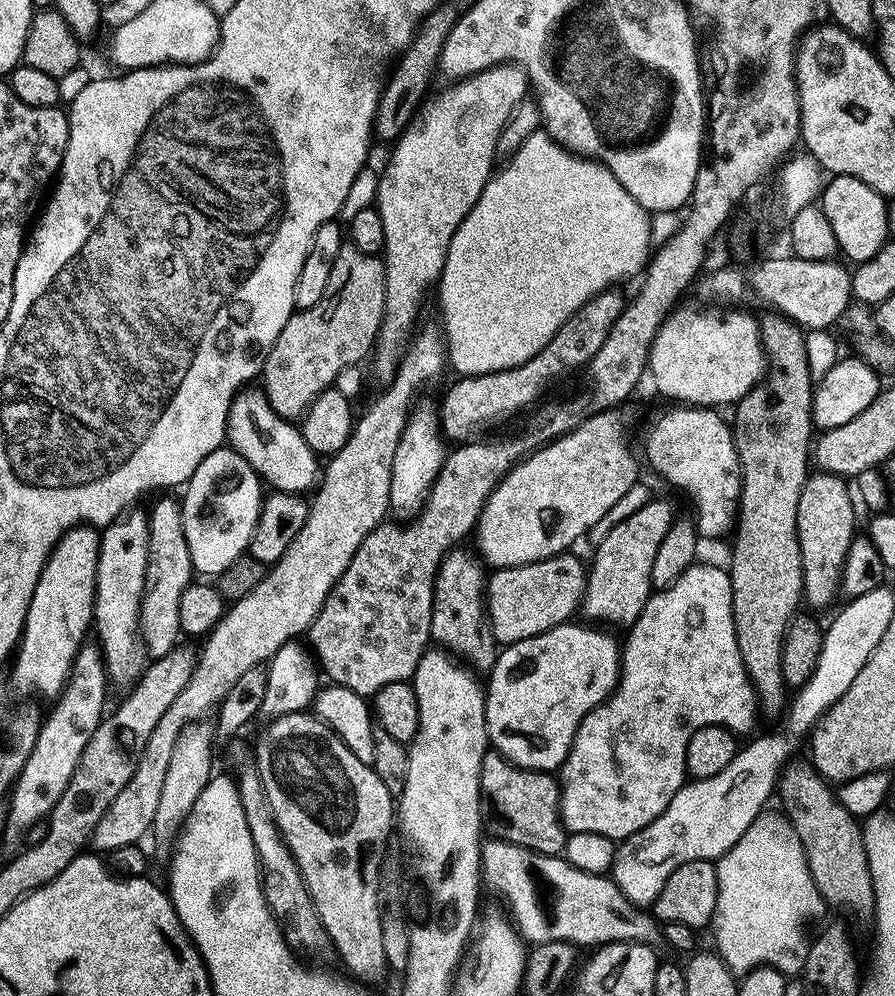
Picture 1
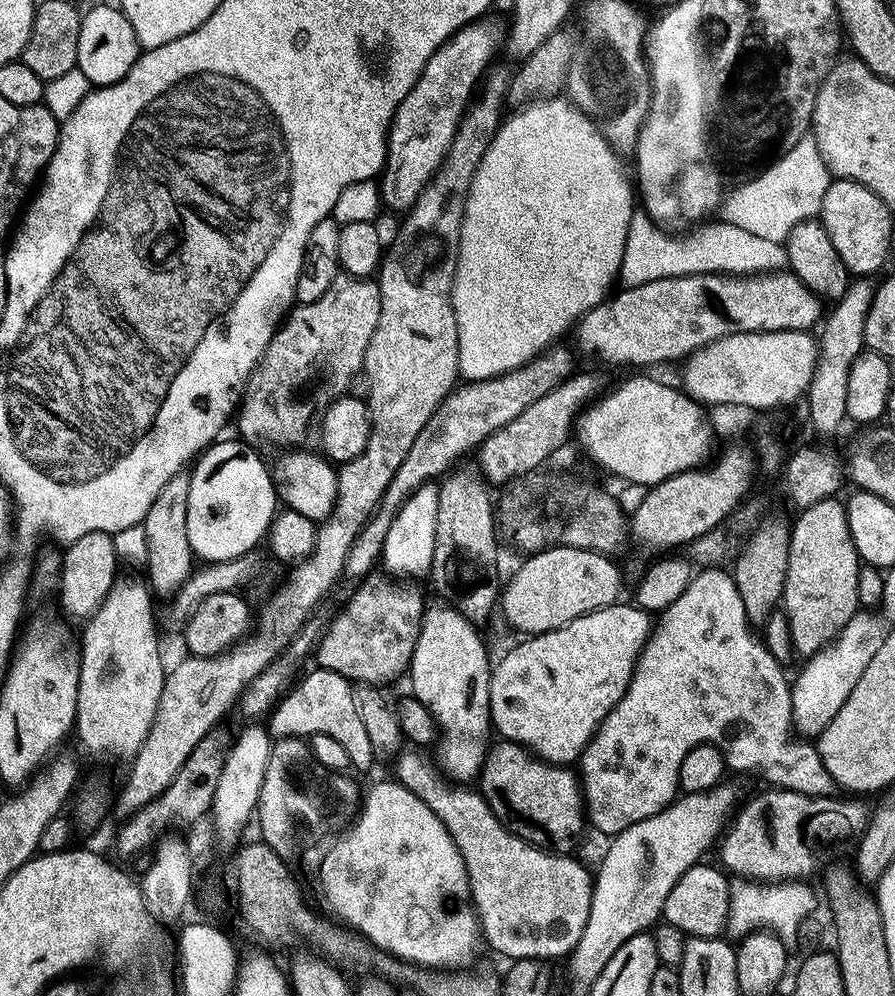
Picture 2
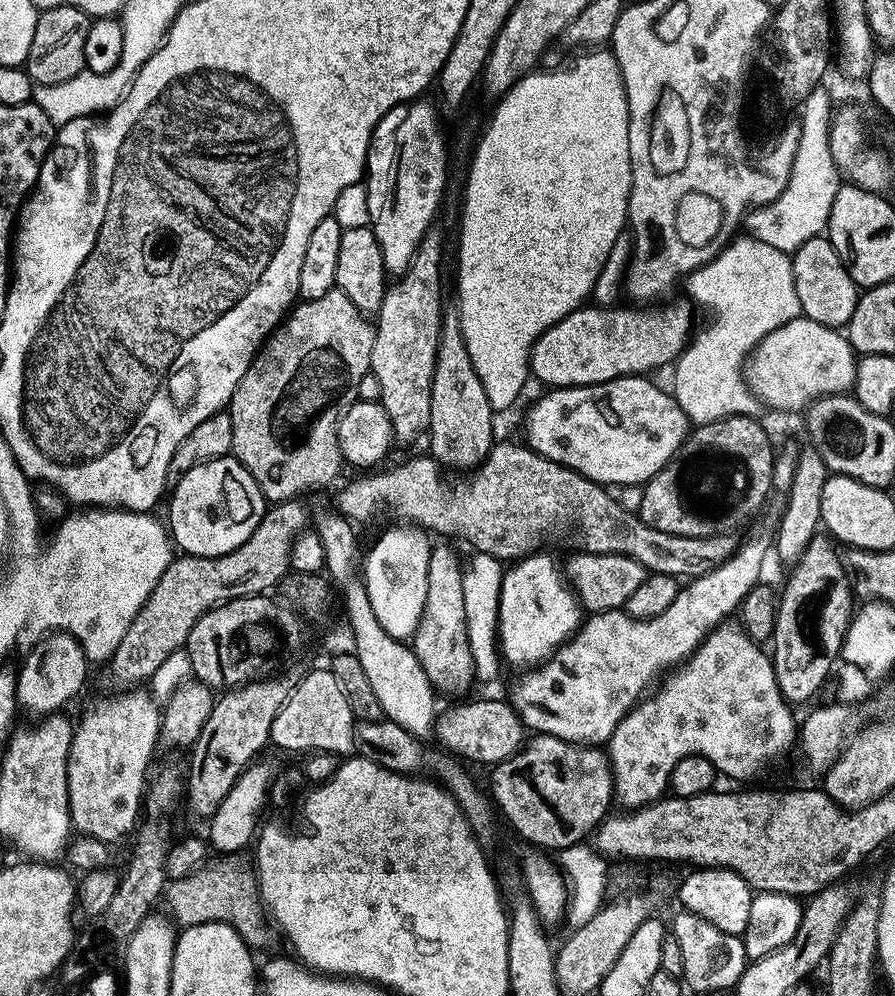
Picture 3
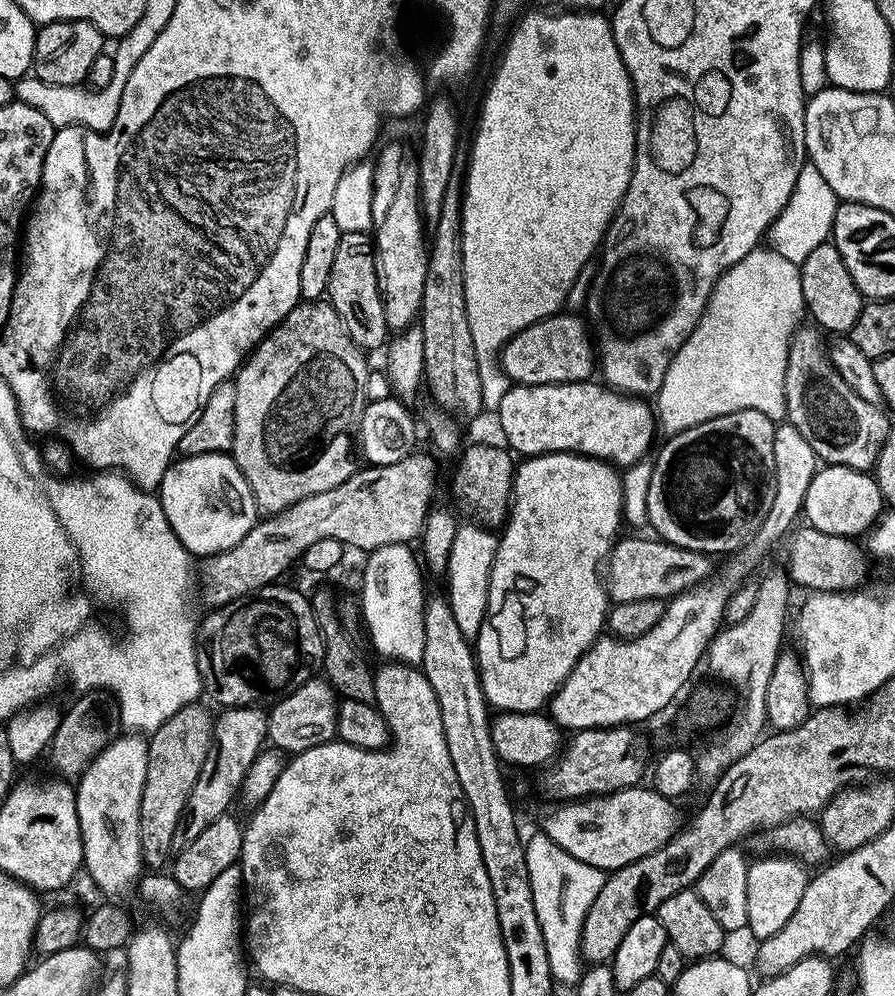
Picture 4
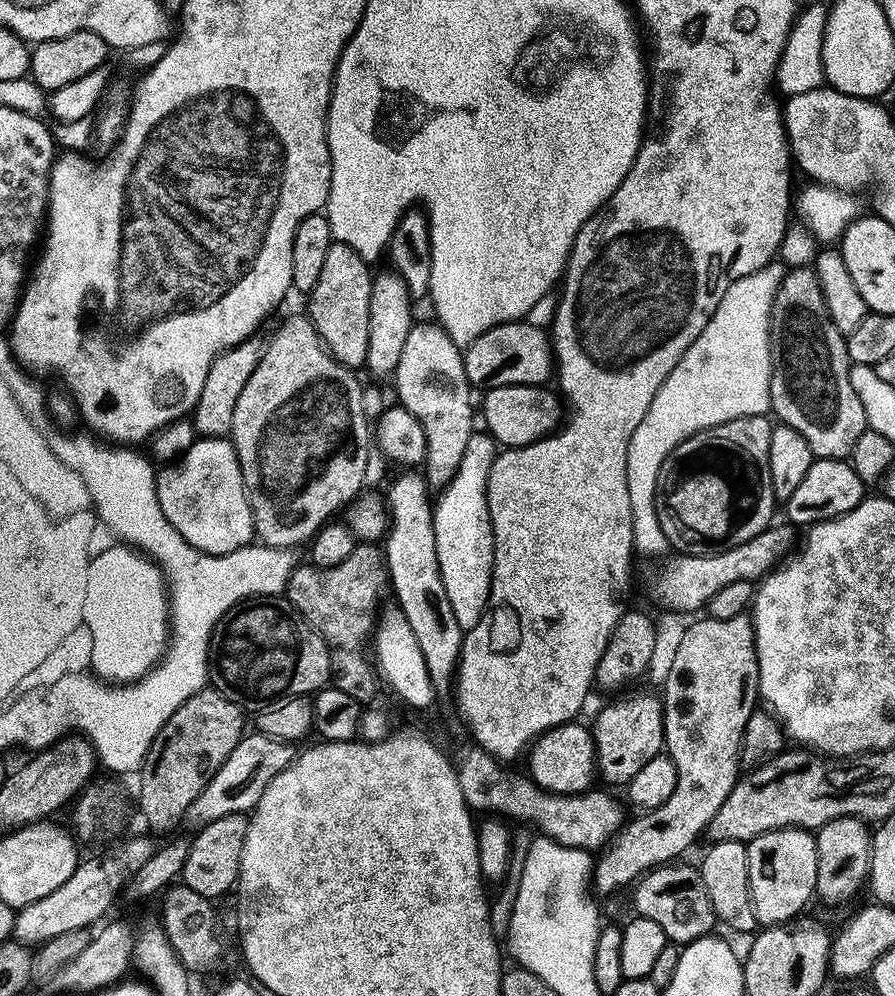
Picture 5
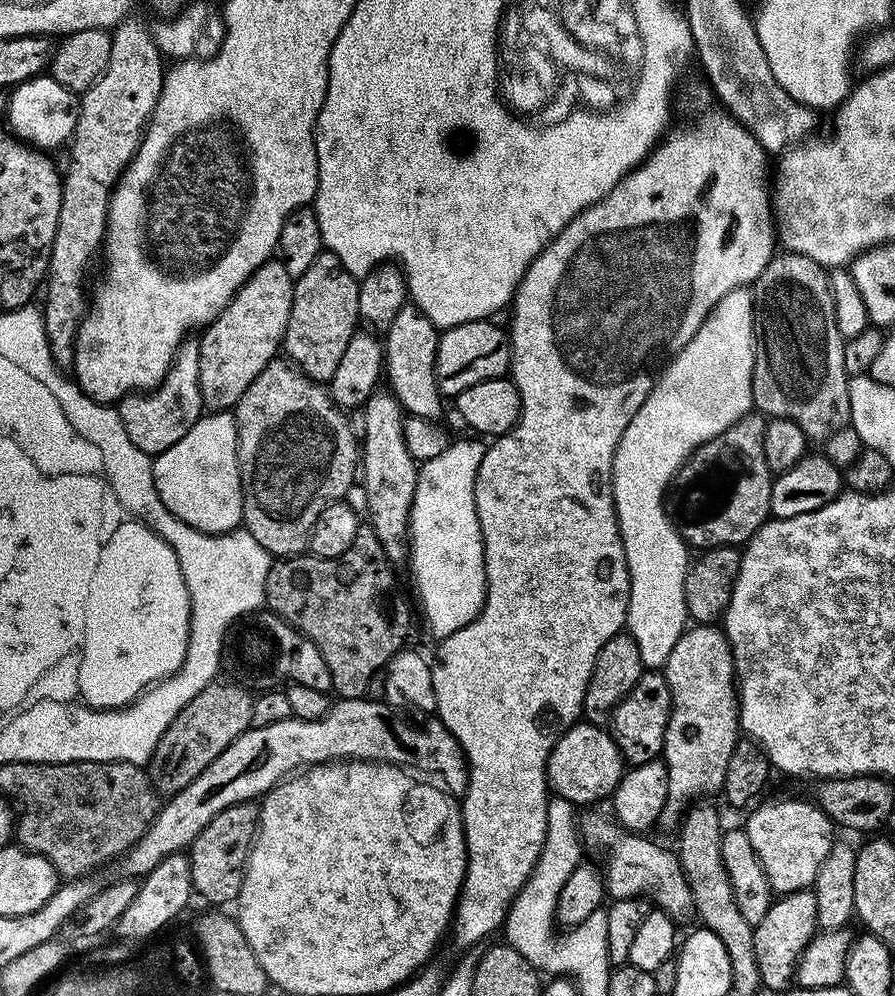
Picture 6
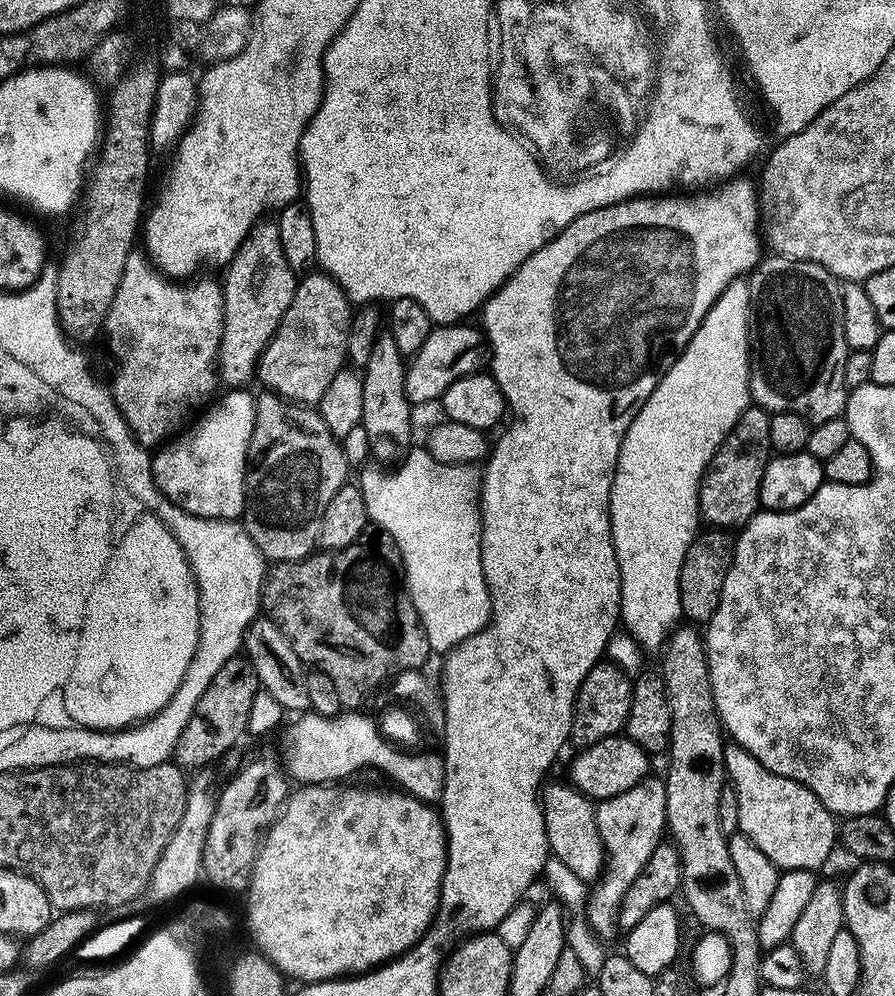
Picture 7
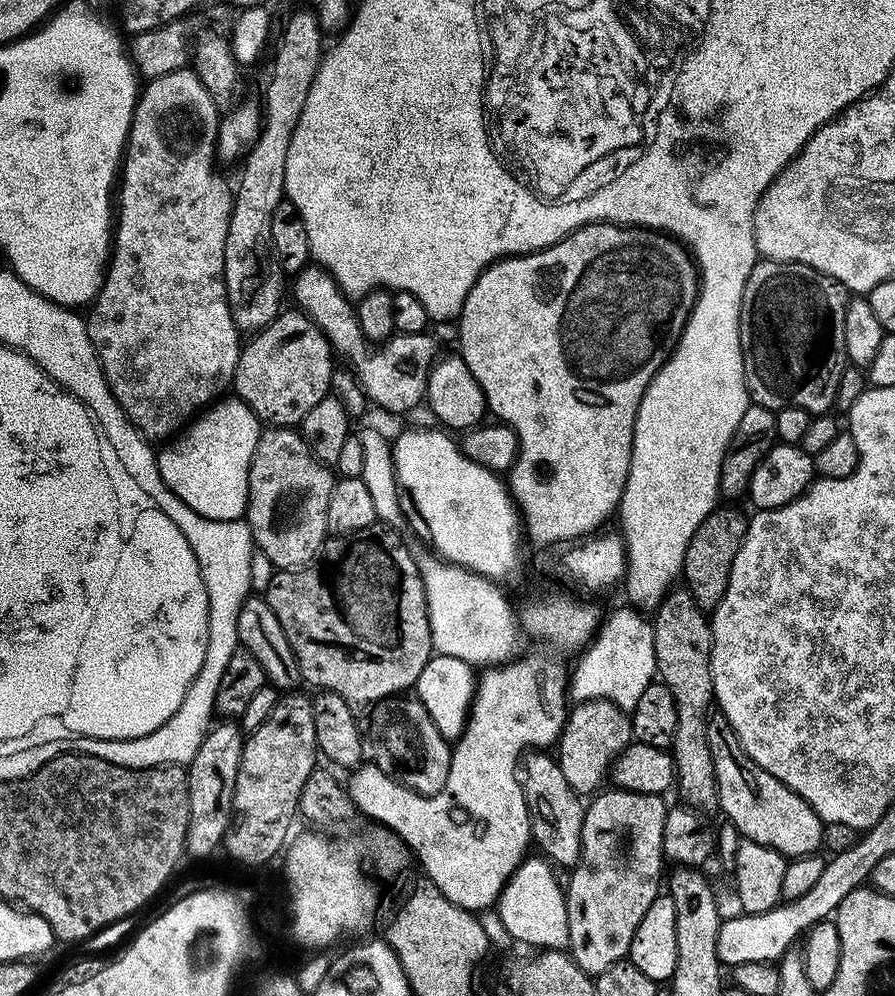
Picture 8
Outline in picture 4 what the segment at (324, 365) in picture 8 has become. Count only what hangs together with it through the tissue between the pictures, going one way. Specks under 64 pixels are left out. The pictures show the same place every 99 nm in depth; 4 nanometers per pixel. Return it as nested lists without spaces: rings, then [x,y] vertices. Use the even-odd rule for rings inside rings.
[[[341,232],[338,251],[334,257],[334,267],[330,270],[326,300],[339,314],[340,321],[348,331],[348,337],[361,350],[385,347],[390,336],[390,329],[386,322],[376,277],[374,240],[368,232]]]

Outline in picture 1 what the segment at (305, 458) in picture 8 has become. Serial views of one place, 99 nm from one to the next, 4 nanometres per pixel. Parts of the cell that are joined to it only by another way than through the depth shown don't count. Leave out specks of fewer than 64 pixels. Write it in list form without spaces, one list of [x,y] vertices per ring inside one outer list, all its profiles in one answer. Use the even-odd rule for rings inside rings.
[[[346,242],[338,250],[338,258],[334,258],[334,267],[330,270],[330,282],[326,282],[326,294],[322,294],[322,298],[318,298],[318,302],[314,306],[297,310],[292,313],[292,317],[286,322],[286,326],[282,326],[282,334],[278,334],[278,338],[274,342],[274,346],[270,350],[270,354],[264,359],[264,370],[262,373],[262,389],[266,398],[269,400],[270,406],[277,412],[284,420],[296,422],[305,415],[305,412],[318,400],[319,396],[323,394],[328,388],[335,385],[338,374],[351,364],[360,364],[363,361],[363,356],[367,357],[373,351],[376,336],[380,332],[380,319],[384,316],[384,262],[379,255],[371,252],[363,252],[358,250],[351,244]]]

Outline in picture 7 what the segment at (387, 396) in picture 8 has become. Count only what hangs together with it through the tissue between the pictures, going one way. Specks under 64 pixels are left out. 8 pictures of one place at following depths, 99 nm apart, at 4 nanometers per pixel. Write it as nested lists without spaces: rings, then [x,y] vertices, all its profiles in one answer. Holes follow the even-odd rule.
[[[463,323],[446,324],[433,327],[432,333],[422,342],[422,346],[407,361],[404,374],[404,385],[408,401],[414,406],[420,406],[427,400],[439,401],[447,388],[458,378],[471,376],[477,371],[475,360],[485,359],[486,341],[479,331],[463,328]]]

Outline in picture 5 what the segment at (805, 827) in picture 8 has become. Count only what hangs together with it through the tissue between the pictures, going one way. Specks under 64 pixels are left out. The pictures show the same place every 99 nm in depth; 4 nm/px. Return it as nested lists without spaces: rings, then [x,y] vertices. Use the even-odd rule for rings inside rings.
[[[779,828],[747,841],[748,885],[757,925],[771,926],[795,921],[816,896],[818,846],[807,828]]]

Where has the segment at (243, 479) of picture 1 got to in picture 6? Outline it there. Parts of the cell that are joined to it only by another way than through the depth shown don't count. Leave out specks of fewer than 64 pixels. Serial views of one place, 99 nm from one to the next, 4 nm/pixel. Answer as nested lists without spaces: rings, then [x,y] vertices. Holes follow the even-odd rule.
[[[231,411],[201,415],[186,435],[152,461],[154,486],[166,509],[203,532],[239,529],[244,518],[244,494],[236,450],[235,415]]]

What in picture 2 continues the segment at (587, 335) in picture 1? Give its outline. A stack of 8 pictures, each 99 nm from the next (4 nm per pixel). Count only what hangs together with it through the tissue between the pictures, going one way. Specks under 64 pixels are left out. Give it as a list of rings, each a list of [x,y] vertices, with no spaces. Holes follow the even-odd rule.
[[[560,346],[545,348],[540,355],[533,360],[527,360],[513,372],[504,372],[489,380],[457,383],[438,406],[430,422],[422,426],[418,438],[414,438],[406,458],[402,458],[402,466],[398,466],[394,478],[390,478],[390,486],[386,486],[380,504],[370,513],[368,520],[361,526],[360,533],[354,538],[344,563],[342,576],[345,581],[348,579],[359,582],[373,571],[372,566],[377,565],[381,559],[383,543],[392,521],[395,520],[396,512],[415,489],[443,477],[461,459],[459,456],[463,452],[468,452],[471,448],[473,451],[486,437],[494,434],[494,430],[506,426],[506,422],[514,422],[514,418],[518,418],[518,414],[522,414],[526,406],[538,402],[538,398],[550,394],[550,390],[562,386],[562,382],[566,382],[573,375],[573,349],[556,347]]]

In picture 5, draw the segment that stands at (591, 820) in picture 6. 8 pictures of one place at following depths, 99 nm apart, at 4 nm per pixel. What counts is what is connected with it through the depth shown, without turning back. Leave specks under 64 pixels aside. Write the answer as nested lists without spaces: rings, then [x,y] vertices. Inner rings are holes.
[[[684,862],[657,866],[639,877],[632,904],[636,907],[636,916],[645,916],[658,922],[669,942],[683,946],[709,935],[715,929],[712,927],[717,927],[718,921],[714,906],[710,902],[710,894],[706,894],[699,871],[693,865],[691,868],[688,864],[680,863]]]

